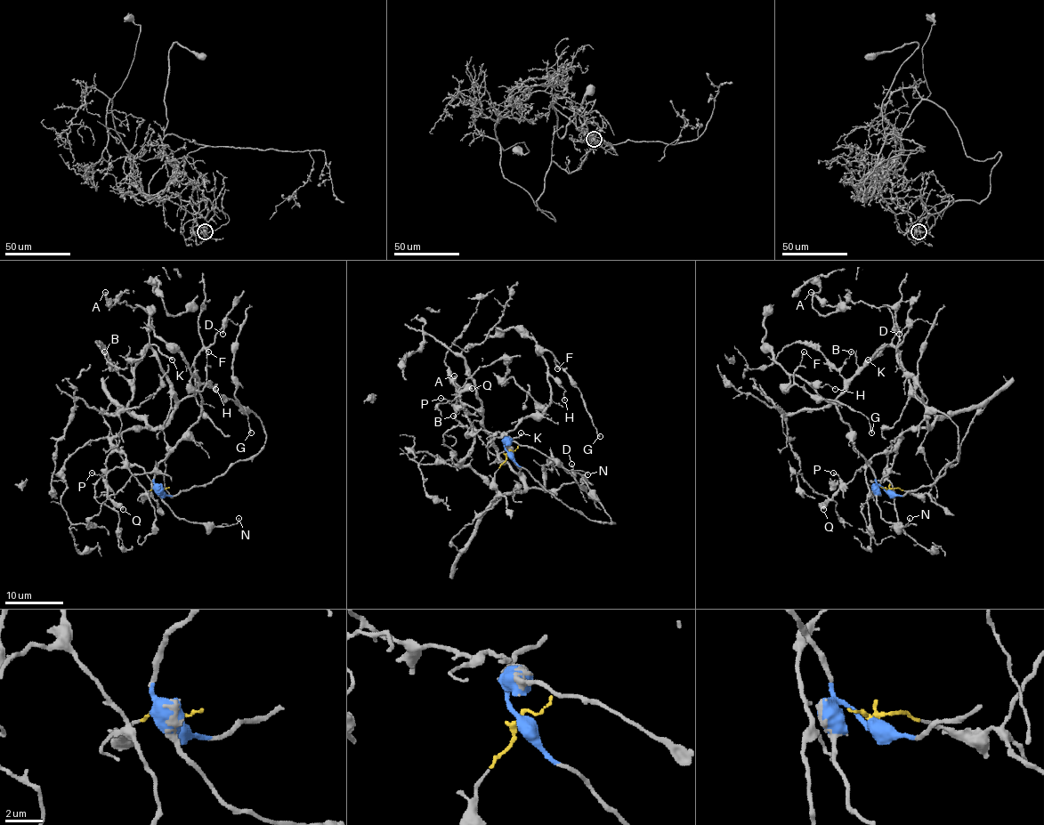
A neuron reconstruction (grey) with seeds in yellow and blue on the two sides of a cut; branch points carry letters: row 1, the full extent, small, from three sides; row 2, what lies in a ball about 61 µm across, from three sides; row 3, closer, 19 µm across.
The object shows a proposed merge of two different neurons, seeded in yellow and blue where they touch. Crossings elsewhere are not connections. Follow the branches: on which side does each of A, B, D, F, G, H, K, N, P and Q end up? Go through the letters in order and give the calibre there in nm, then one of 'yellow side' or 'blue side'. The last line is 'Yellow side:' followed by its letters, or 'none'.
A: calibre 280 nm; yellow side
B: calibre 150 nm; yellow side
D: calibre 150 nm; yellow side
F: calibre 150 nm; blue side
G: calibre 240 nm; blue side
H: calibre 140 nm; blue side
K: calibre 220 nm; yellow side
N: calibre 130 nm; blue side
P: calibre 140 nm; yellow side
Q: calibre 480 nm; yellow side
Yellow side: A, B, D, K, P, Q

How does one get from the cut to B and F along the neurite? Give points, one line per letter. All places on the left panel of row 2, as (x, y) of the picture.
B: (159, 489), (102, 416), (117, 403), (159, 427), (175, 395), (149, 347), (132, 379), (104, 351)
F: (159, 489), (155, 467), (198, 418), (201, 395), (196, 376), (190, 380), (201, 391), (209, 351)

